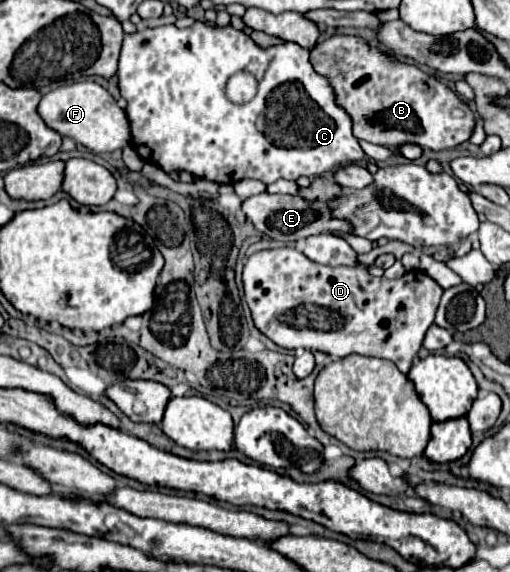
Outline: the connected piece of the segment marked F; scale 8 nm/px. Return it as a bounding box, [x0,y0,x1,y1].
[38,79,130,153]

